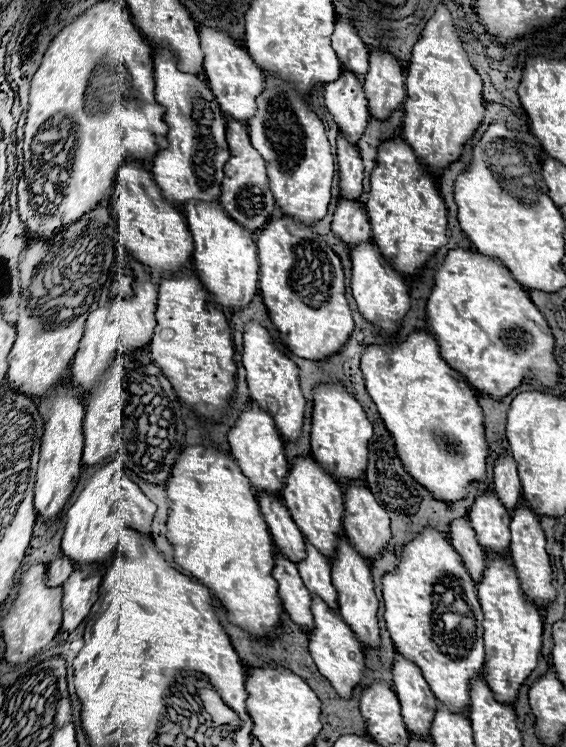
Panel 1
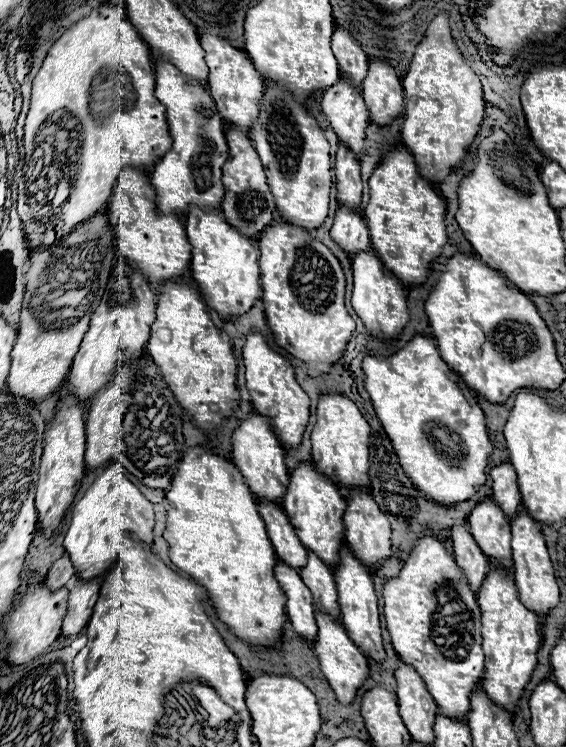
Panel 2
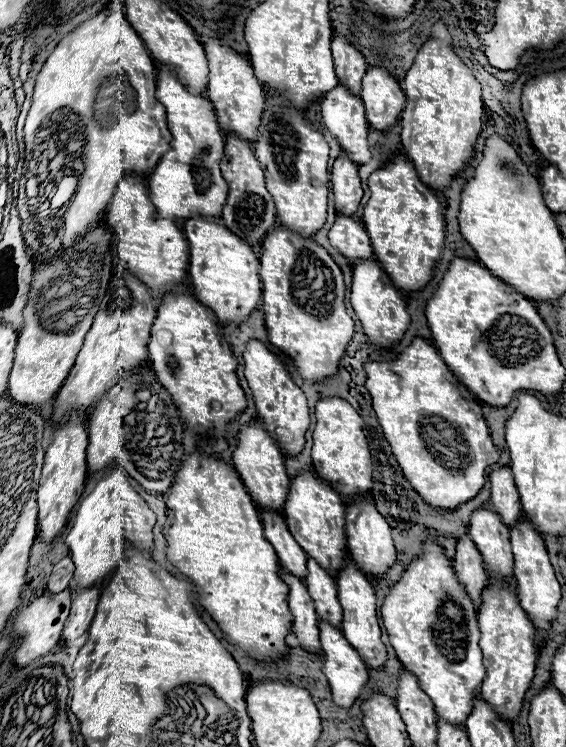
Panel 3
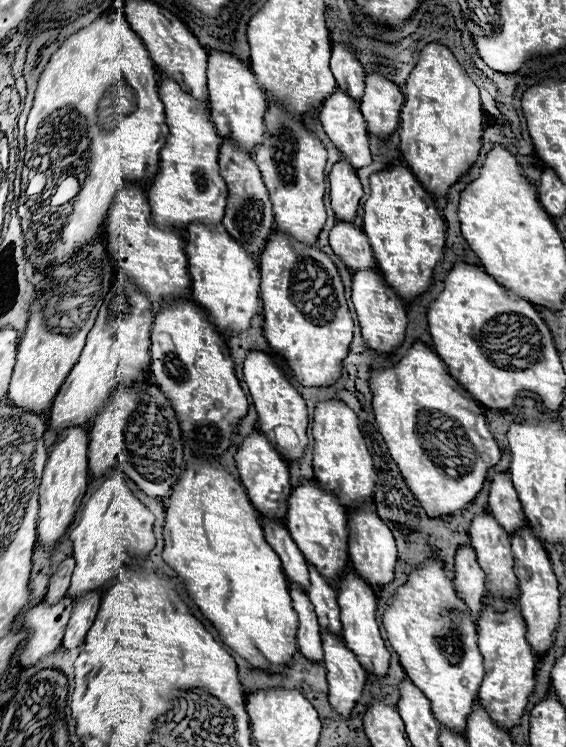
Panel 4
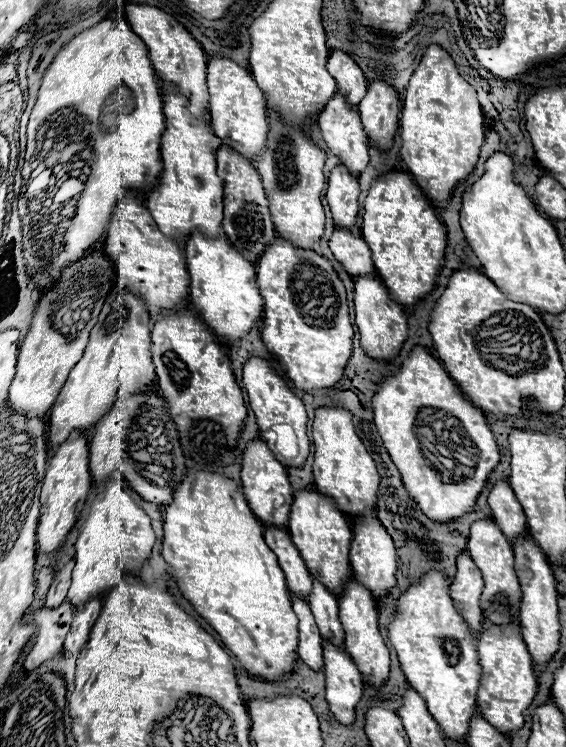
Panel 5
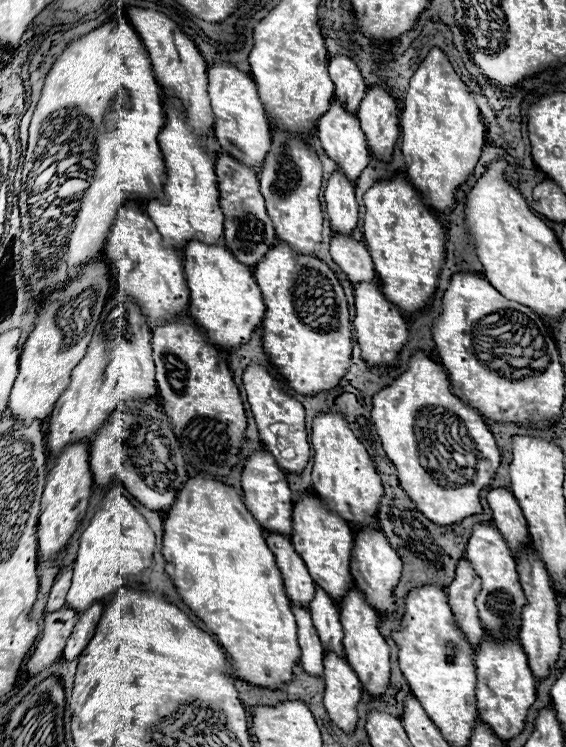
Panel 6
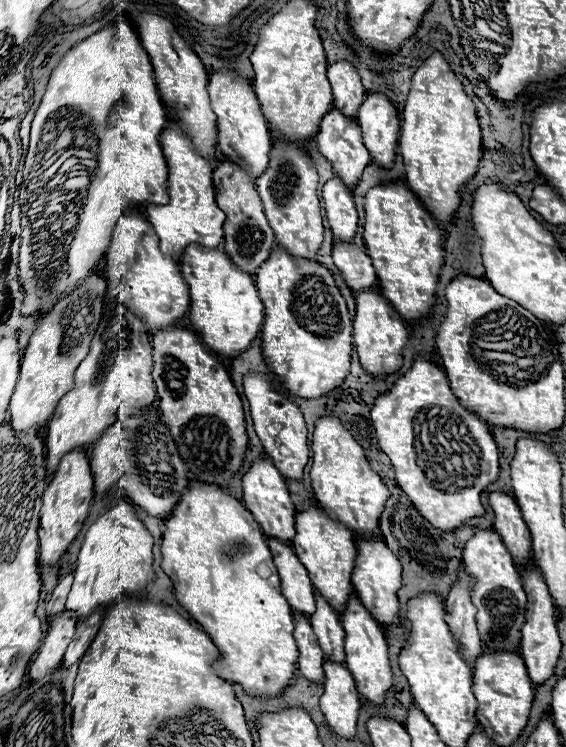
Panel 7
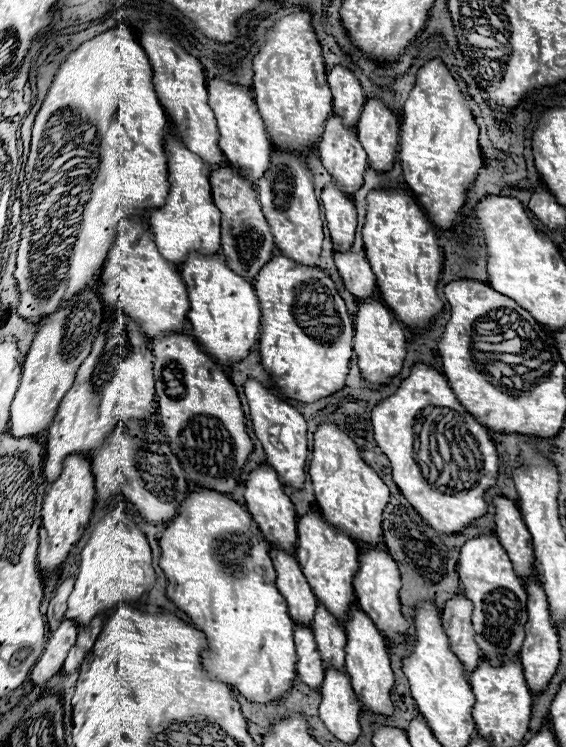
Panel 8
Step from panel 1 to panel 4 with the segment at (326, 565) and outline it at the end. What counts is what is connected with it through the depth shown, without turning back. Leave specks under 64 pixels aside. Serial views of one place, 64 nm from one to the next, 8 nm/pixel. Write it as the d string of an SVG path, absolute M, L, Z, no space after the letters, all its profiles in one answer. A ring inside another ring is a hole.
M310 564L310 588L308 596L316 608L320 628L328 628L328 632L342 632L340 624L340 606L336 602L336 588L326 582L326 578Z

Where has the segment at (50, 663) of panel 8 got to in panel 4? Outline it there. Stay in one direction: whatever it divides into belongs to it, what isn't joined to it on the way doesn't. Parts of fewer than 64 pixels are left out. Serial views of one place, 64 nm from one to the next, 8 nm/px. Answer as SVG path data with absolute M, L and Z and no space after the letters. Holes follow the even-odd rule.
M66 594L56 604L40 602L22 614L22 628L28 630L30 636L20 650L20 666L34 666L40 658L60 648L68 616L72 614L72 602Z

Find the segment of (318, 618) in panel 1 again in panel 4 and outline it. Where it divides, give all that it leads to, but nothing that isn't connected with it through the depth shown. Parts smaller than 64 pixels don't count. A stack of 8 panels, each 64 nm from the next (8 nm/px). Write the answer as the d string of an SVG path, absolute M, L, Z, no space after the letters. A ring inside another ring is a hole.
M322 632L322 648L330 686L330 704L336 712L348 718L366 684L366 670L338 634Z

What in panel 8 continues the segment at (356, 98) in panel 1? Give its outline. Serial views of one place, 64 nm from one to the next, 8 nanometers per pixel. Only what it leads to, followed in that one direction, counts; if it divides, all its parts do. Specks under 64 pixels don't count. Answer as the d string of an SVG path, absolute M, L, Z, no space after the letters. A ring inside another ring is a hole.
M332 114L326 120L318 142L318 152L324 168L332 174L340 188L344 188L344 192L354 194L362 186L362 176L368 168L368 156L358 142L356 128L344 126L338 114Z

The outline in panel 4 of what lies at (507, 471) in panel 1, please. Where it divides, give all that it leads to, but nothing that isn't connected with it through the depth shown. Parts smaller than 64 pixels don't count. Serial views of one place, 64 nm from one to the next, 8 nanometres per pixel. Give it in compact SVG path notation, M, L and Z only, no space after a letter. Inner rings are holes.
M508 472L494 474L488 504L490 512L496 516L496 520L500 520L500 524L504 524L504 528L508 528L510 534L516 532L516 528L522 528L522 524L526 522L522 504L518 500L518 494L512 486Z

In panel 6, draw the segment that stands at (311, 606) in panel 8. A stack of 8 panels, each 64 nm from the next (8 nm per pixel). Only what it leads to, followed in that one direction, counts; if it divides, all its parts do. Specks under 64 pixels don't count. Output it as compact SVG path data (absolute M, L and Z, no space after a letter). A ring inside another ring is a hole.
M266 532L266 544L276 556L276 564L282 572L288 598L292 600L292 604L304 604L308 608L308 604L312 602L312 592L316 584L310 578L304 560L292 548L290 538L276 532Z

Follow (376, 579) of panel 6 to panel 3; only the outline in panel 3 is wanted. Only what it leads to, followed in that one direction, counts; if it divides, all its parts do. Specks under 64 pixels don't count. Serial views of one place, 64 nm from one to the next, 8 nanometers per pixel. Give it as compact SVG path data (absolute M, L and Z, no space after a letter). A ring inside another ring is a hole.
M364 498L364 500L354 500L346 508L346 536L348 536L348 552L364 572L368 572L374 578L380 578L394 562L396 562L396 548L392 544L392 534L386 518L376 510L374 502Z

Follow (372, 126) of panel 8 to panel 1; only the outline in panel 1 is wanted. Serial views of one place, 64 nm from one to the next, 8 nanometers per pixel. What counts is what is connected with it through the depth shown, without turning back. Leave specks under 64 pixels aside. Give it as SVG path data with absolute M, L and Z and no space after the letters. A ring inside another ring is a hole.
M386 50L370 52L370 70L364 76L364 90L370 102L370 114L386 120L406 98L406 78L398 60Z

